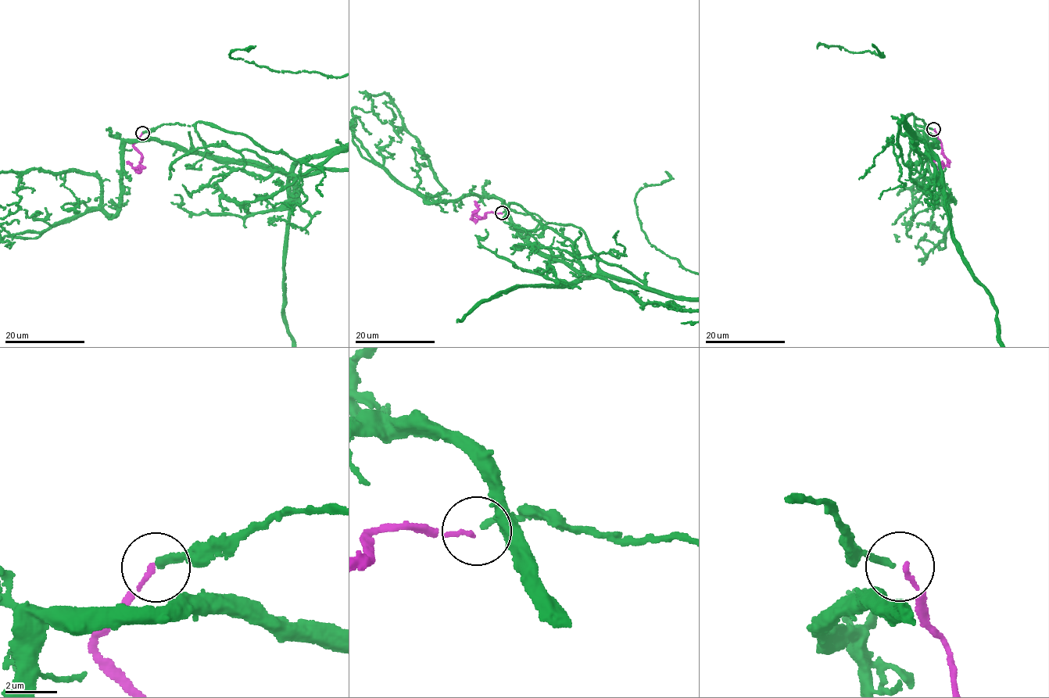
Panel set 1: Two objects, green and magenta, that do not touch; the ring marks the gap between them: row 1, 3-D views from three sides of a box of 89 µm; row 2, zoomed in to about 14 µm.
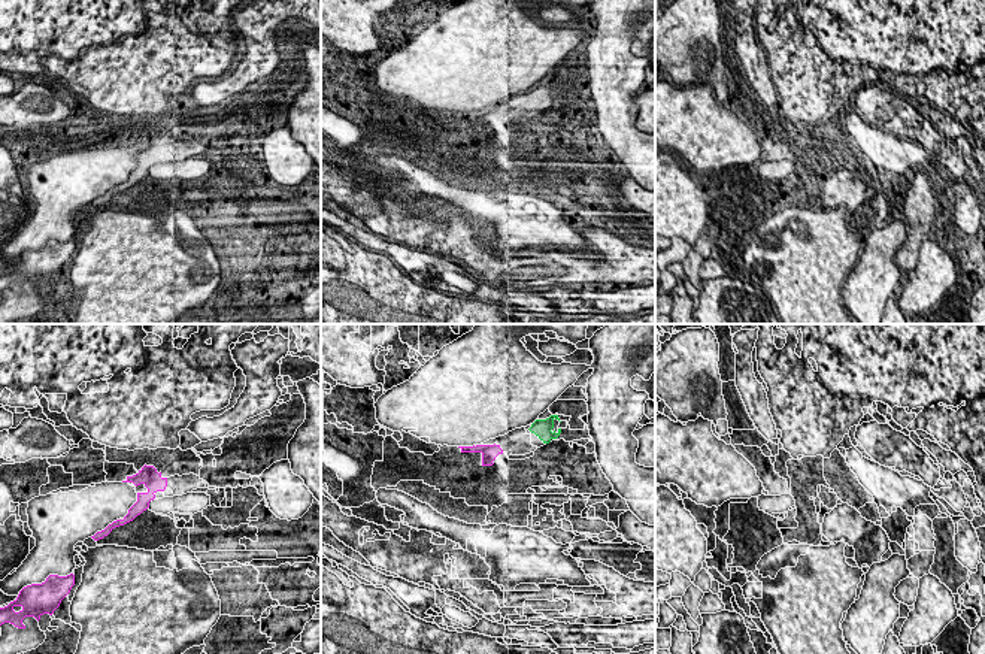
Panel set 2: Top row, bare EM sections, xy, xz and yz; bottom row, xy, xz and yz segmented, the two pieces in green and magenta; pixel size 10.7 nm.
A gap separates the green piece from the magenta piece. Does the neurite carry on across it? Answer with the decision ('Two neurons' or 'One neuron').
One neuron

